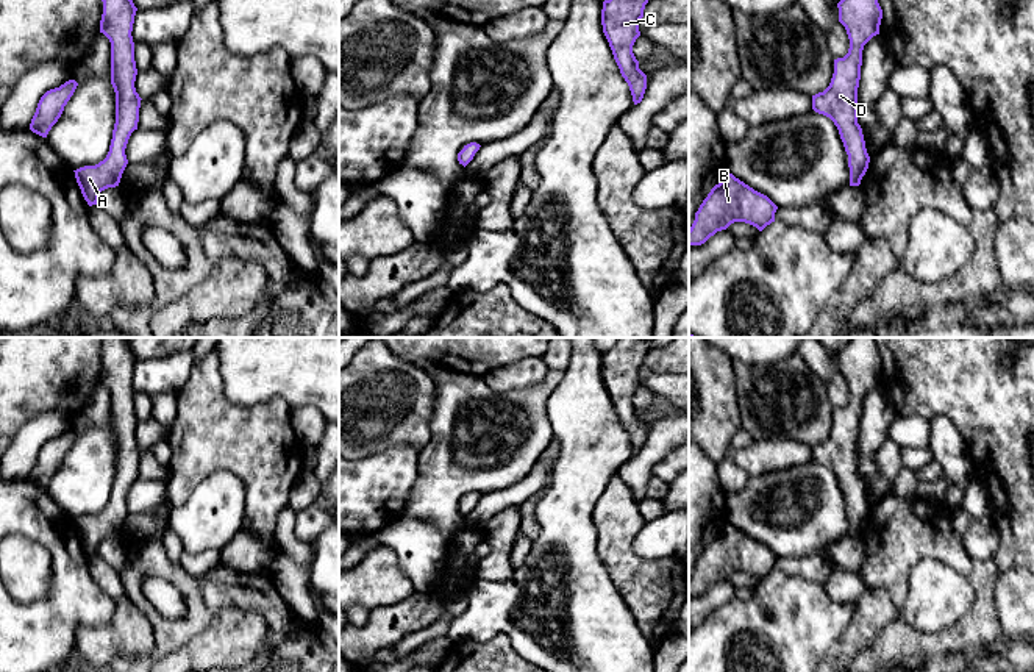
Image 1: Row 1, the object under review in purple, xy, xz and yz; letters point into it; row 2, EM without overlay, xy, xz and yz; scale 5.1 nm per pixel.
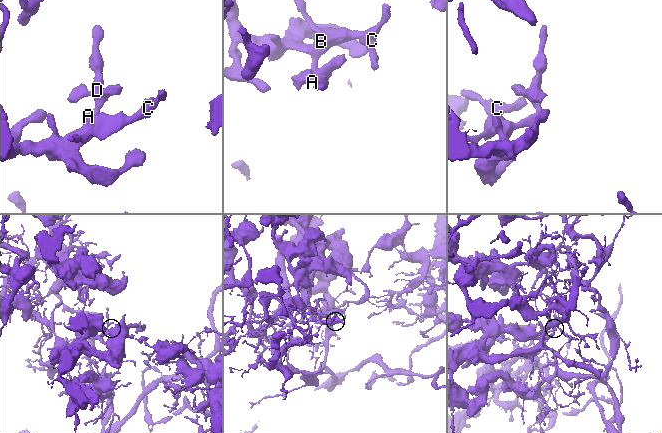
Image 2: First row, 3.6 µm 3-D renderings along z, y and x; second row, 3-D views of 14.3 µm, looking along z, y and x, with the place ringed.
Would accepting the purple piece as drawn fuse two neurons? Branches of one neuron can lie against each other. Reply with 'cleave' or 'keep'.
keep

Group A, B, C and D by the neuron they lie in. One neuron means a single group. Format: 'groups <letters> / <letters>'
groups A B C D

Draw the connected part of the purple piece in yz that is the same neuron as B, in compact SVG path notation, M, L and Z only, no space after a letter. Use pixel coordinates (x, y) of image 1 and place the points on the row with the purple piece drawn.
M726 172L695 213L689 228L689 245L701 245L734 222L745 222L762 231L775 222L778 206L733 173Z

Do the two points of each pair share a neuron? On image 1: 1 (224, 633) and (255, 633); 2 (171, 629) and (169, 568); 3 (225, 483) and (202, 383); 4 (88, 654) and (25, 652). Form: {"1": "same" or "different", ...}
{"1": "same", "2": "same", "3": "different", "4": "different"}

